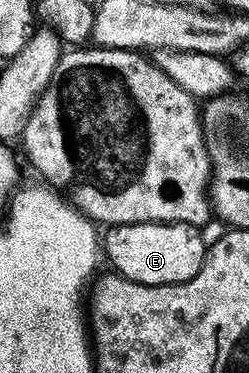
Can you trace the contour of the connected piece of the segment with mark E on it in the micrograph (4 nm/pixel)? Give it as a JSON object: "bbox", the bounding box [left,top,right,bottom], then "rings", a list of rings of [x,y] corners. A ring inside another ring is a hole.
{"bbox":[104,222,208,286],"rings":[[[133,222],[127,226],[112,226],[104,234],[104,254],[110,257],[115,271],[123,278],[139,282],[145,286],[163,286],[187,282],[200,272],[202,263],[206,261],[208,249],[207,239],[202,239],[203,231],[196,226],[189,226],[183,222]]]}

